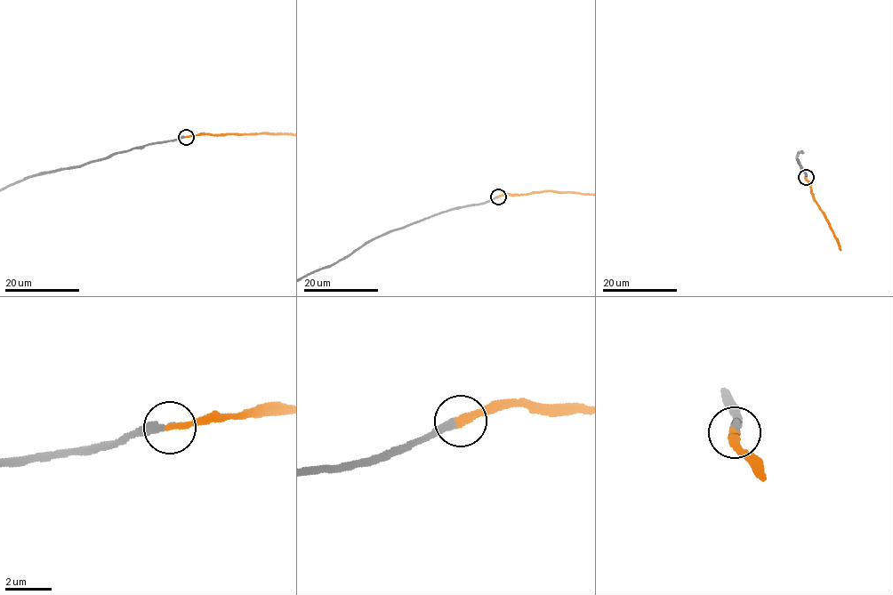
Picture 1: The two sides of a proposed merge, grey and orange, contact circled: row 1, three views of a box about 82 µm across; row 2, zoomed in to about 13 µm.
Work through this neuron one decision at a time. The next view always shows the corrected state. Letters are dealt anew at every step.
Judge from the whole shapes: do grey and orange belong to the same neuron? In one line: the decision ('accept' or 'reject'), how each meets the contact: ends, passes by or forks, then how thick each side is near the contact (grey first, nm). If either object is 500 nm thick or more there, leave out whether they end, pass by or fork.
accept; grey ends there; orange ends there; 300 nm thick on the grey side, 320 nm on the other

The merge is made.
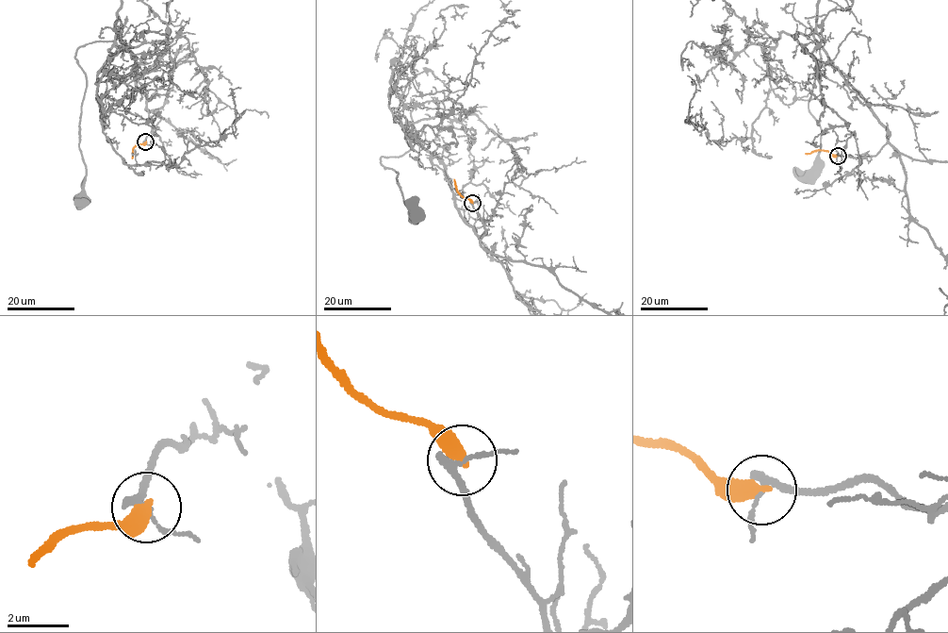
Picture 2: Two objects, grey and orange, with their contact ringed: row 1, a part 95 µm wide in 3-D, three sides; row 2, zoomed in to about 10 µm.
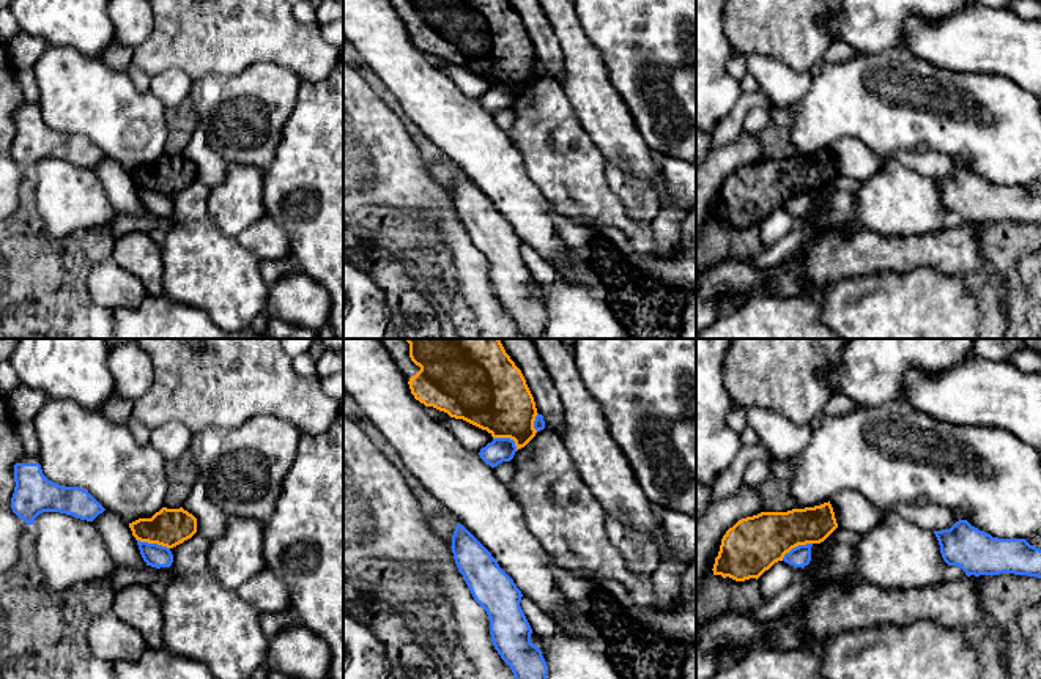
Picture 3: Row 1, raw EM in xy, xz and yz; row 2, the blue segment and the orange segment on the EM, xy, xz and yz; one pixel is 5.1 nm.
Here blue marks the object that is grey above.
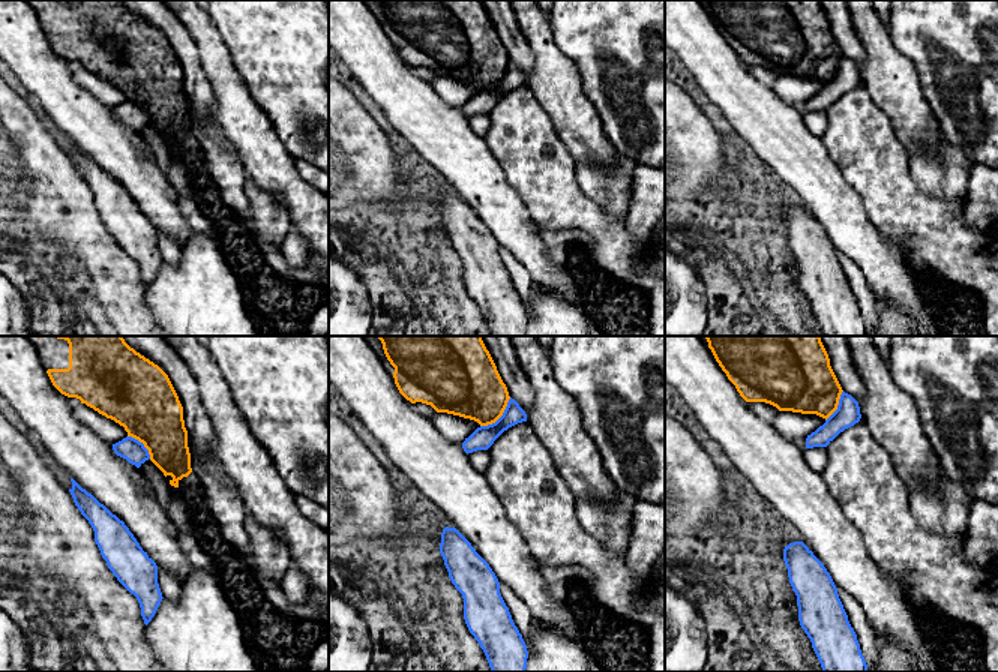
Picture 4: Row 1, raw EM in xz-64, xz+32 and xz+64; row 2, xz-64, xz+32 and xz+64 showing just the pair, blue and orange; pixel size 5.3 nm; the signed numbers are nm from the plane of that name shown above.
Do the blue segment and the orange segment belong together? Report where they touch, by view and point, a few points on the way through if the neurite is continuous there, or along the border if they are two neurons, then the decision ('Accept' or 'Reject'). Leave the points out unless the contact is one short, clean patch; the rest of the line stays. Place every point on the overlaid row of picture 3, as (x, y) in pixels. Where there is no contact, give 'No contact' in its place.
Touches blue at xy (153, 544). Reject

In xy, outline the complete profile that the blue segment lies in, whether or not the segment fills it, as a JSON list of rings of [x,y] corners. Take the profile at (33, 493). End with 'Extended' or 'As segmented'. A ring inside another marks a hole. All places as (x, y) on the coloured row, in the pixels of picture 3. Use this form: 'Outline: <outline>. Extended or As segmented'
Outline: [[[25,455],[14,465],[13,512],[27,525],[43,512],[60,512],[93,521],[106,509],[83,488],[49,480],[38,457]]]. Extended

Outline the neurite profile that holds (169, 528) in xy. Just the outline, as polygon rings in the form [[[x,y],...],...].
[[[162,507],[151,518],[139,518],[129,523],[129,528],[140,542],[173,548],[197,532],[197,518],[183,507]]]

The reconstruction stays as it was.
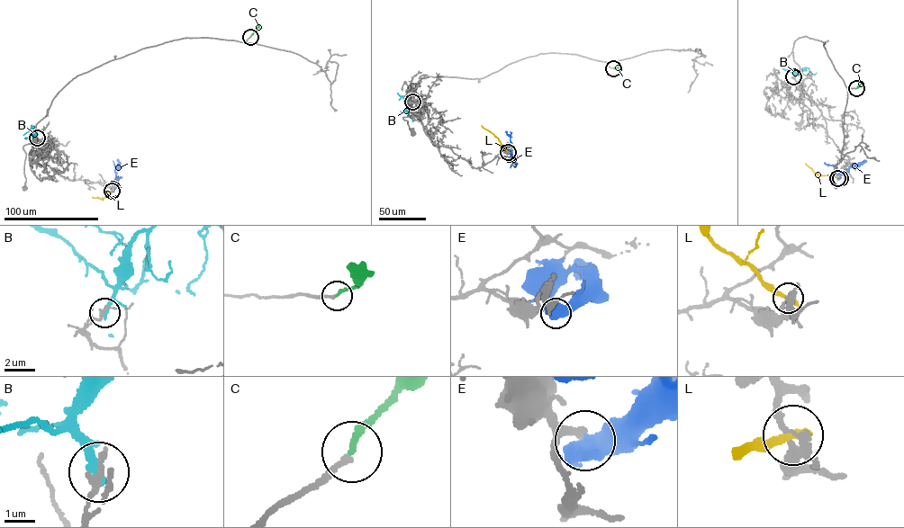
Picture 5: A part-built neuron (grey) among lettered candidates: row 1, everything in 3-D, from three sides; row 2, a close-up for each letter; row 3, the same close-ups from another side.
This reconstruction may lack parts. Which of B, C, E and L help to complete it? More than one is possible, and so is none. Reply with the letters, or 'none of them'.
C

